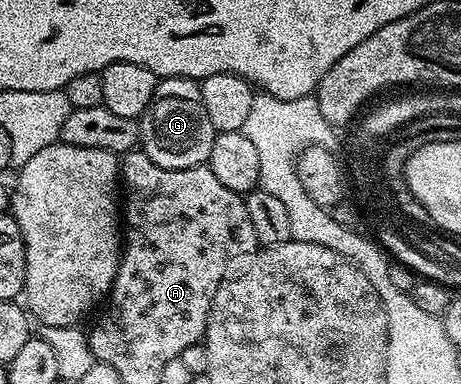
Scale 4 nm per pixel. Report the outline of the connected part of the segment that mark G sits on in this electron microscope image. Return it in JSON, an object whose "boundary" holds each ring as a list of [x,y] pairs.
{"boundary":[[[162,78],[157,84],[157,94],[141,114],[139,126],[140,150],[145,151],[147,157],[155,161],[155,165],[159,165],[164,171],[191,169],[208,164],[211,145],[217,132],[211,125],[211,117],[207,117],[198,80]]]}

